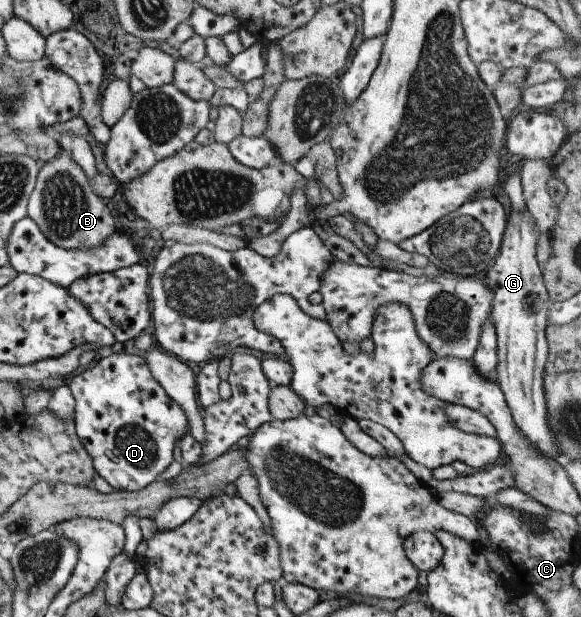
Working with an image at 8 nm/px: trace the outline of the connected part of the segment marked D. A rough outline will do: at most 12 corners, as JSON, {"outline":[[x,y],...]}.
{"outline":[[113,353],[68,385],[73,425],[112,489],[177,457],[185,411],[145,358]]}

